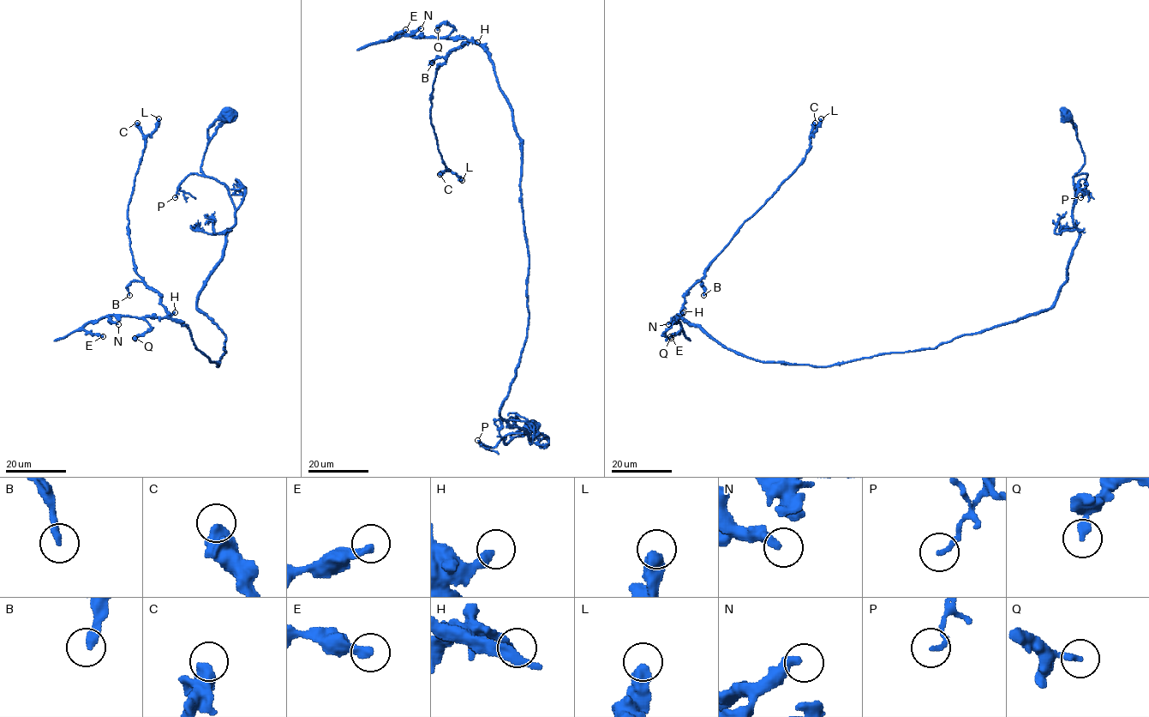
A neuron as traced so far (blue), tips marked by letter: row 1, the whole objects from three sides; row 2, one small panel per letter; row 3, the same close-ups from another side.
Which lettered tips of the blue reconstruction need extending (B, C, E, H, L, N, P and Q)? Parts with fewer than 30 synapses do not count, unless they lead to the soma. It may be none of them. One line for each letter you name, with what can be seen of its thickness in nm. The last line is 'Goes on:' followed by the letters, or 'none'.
Goes on: none

